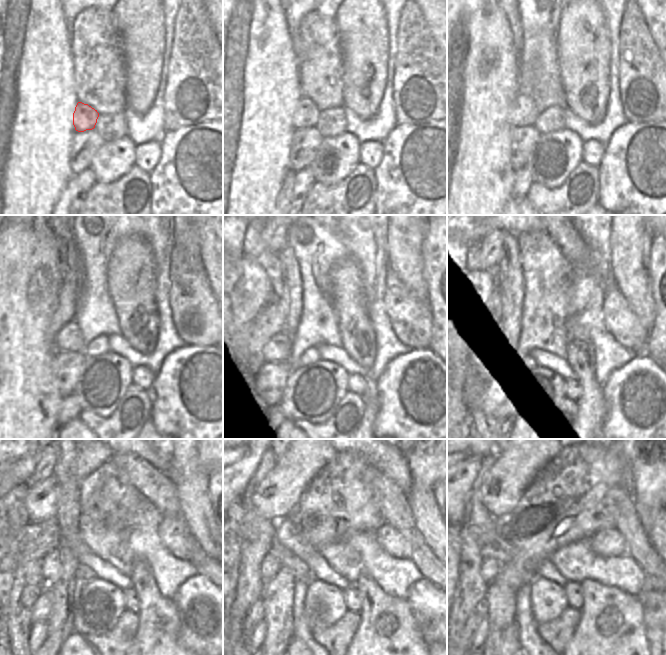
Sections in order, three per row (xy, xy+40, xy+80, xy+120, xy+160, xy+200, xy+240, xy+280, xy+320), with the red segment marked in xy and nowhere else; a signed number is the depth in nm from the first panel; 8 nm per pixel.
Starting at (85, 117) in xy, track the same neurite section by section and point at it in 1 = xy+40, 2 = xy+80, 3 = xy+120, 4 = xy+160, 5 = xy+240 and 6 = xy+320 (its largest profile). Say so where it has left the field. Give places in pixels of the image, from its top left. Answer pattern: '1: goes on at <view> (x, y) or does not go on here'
1: goes on at xy+40 (306, 114)
2: goes on at xy+80 (523, 112)
3: goes on at xy+120 (70, 338)
4: goes on at xy+160 (279, 348)
5: goes on at xy+240 (51, 569)
6: goes on at xy+320 (490, 567)

